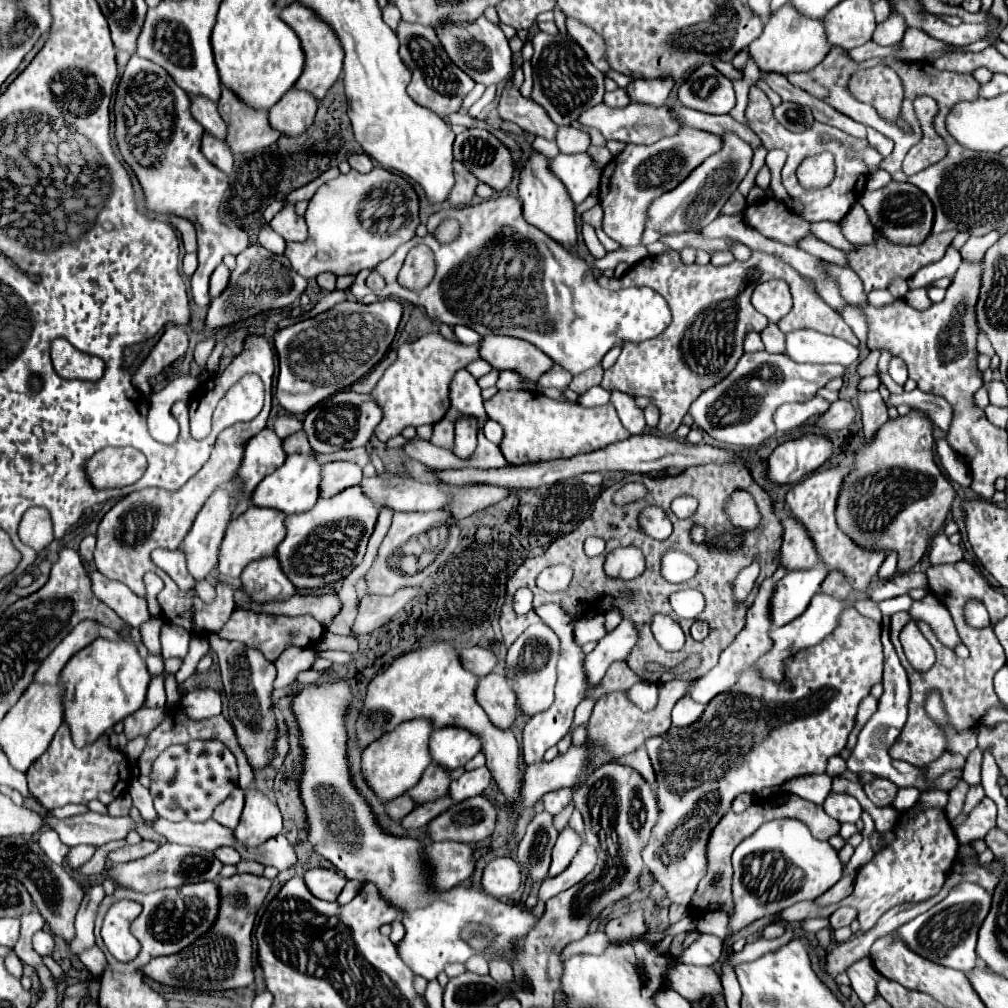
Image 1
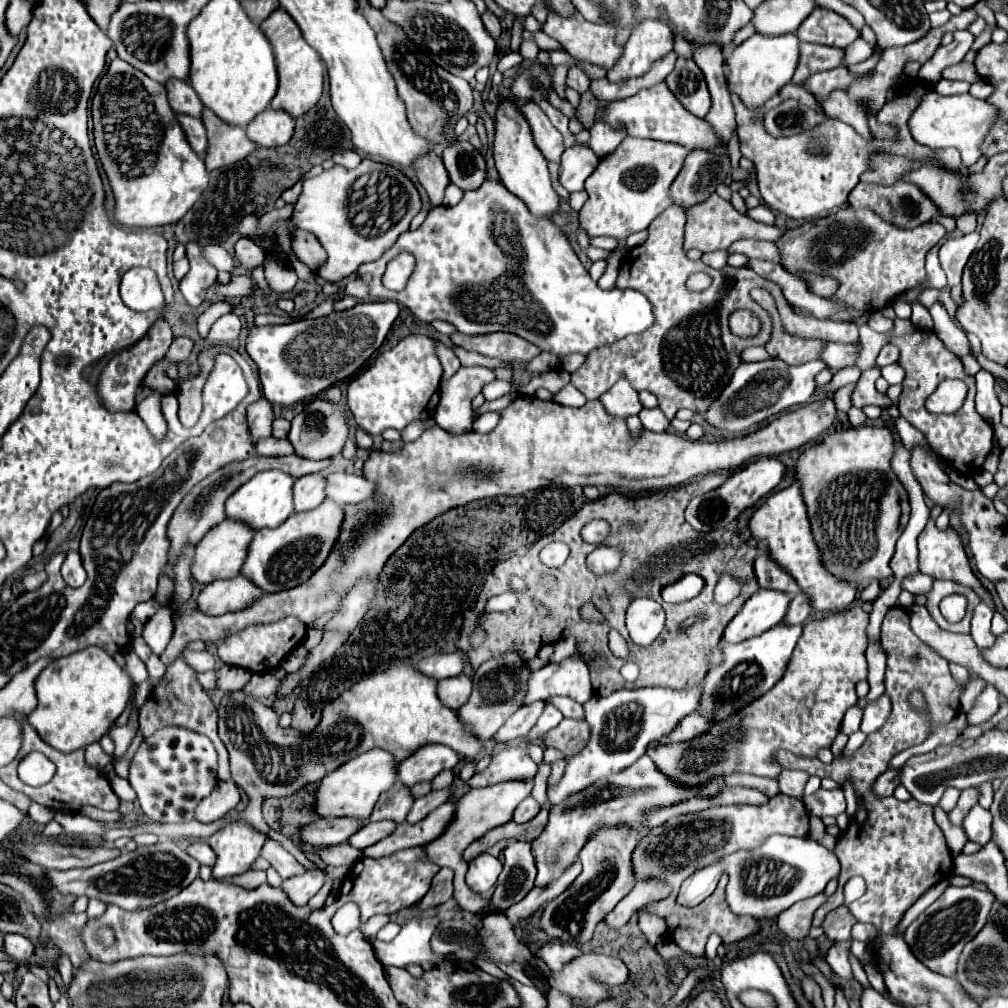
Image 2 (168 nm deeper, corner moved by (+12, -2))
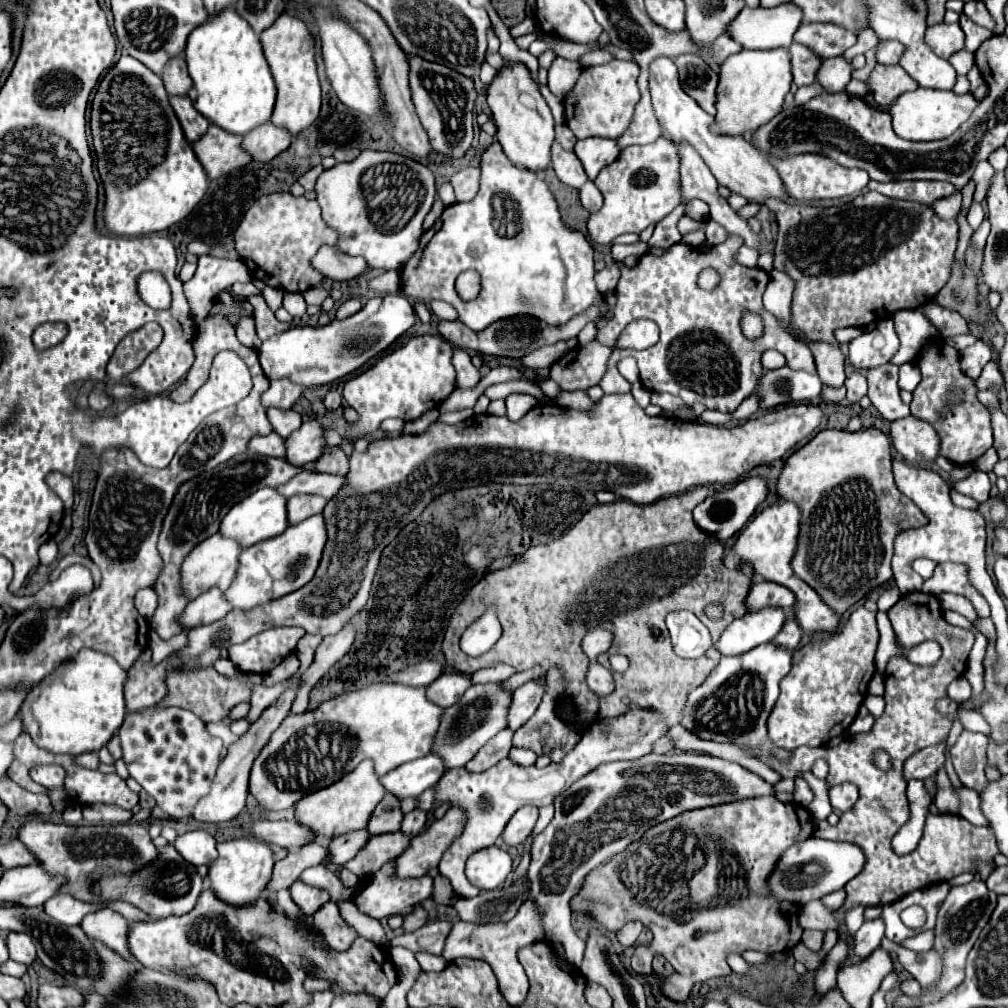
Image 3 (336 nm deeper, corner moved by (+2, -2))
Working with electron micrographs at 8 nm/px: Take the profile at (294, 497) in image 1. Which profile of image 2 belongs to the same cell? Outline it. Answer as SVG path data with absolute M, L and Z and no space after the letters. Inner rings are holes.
M279 469L257 473L251 481L241 485L241 489L237 489L229 497L229 501L225 505L227 517L249 523L253 529L281 525L283 521L289 519L289 515L295 509L295 505L293 505L293 483L295 483L295 479L289 473L279 471Z

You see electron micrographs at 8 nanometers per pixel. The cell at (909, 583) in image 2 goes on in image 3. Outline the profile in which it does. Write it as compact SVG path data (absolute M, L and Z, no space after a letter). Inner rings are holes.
M939 563L935 569L935 575L923 583L923 593L963 595L973 603L979 617L989 617L989 605L983 599L983 595L971 585L967 575L967 565L963 563Z

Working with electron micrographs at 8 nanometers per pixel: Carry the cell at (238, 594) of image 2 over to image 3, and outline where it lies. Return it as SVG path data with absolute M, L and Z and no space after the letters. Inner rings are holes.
M211 589L187 603L183 613L179 615L179 623L183 629L193 629L199 625L209 625L213 621L219 621L229 611L231 605L223 599L223 593L219 589Z

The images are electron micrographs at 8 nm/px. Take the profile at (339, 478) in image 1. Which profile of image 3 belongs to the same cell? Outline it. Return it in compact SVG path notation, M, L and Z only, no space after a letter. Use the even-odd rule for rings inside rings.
M295 495L287 501L287 523L297 525L303 519L317 515L323 511L327 499L317 497L317 495Z

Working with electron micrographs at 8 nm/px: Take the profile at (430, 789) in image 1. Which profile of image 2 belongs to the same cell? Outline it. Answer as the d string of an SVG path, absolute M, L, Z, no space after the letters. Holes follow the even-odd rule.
M397 781L381 799L377 801L377 807L371 813L371 821L381 821L381 819L391 819L395 823L403 823L407 813L411 811L415 803L415 797L411 795L411 789Z

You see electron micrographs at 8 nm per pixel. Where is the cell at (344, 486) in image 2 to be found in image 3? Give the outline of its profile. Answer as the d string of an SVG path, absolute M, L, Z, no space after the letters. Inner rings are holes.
M301 471L295 475L295 479L289 479L287 483L275 487L275 491L283 497L293 497L299 493L309 493L309 495L323 495L325 499L331 499L331 495L337 495L339 487L343 487L345 477L341 475L327 475L327 473L311 473L311 471Z

